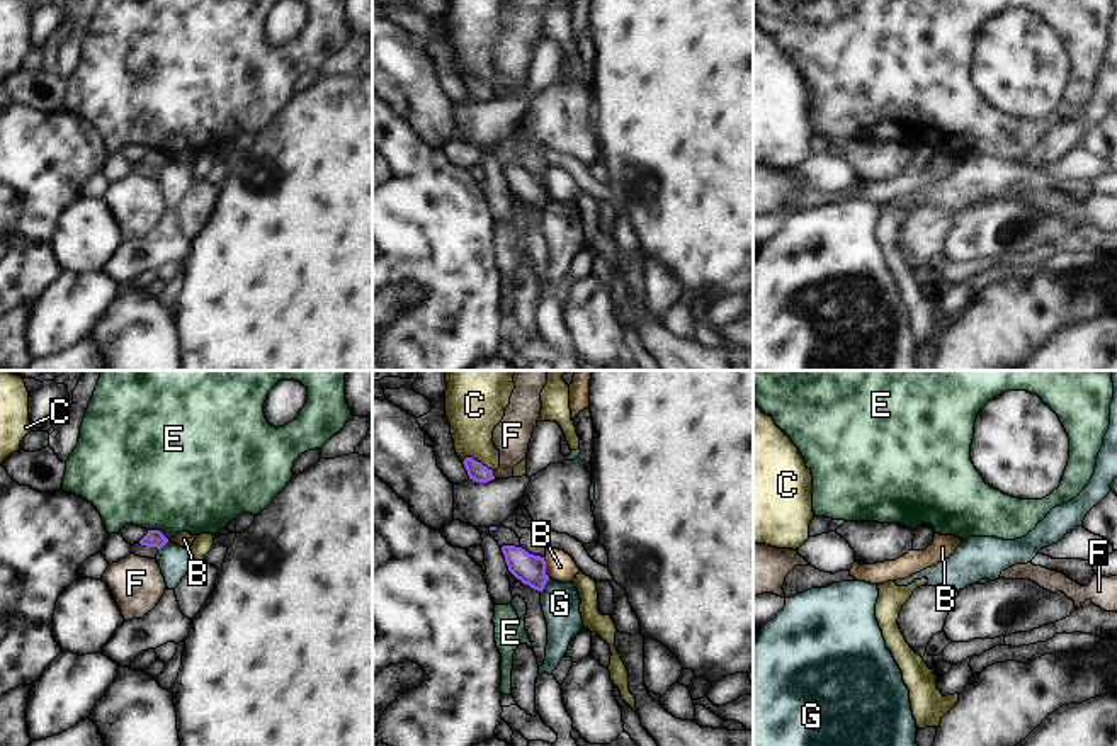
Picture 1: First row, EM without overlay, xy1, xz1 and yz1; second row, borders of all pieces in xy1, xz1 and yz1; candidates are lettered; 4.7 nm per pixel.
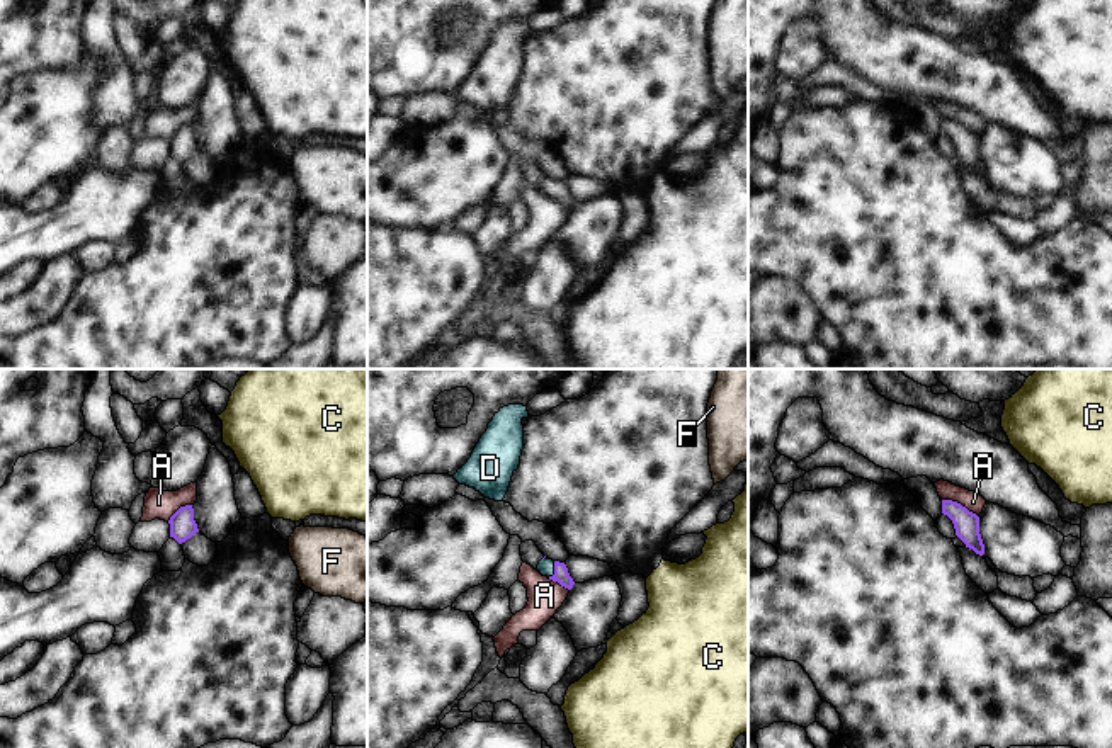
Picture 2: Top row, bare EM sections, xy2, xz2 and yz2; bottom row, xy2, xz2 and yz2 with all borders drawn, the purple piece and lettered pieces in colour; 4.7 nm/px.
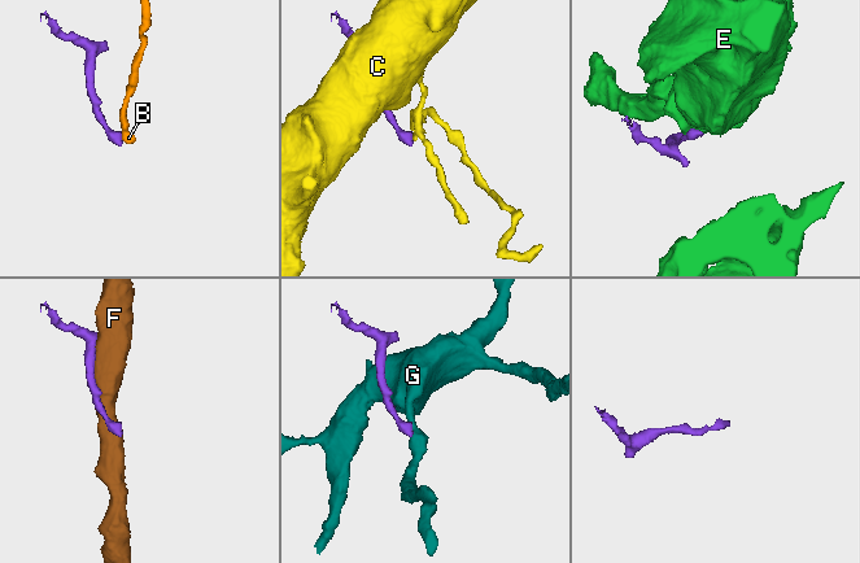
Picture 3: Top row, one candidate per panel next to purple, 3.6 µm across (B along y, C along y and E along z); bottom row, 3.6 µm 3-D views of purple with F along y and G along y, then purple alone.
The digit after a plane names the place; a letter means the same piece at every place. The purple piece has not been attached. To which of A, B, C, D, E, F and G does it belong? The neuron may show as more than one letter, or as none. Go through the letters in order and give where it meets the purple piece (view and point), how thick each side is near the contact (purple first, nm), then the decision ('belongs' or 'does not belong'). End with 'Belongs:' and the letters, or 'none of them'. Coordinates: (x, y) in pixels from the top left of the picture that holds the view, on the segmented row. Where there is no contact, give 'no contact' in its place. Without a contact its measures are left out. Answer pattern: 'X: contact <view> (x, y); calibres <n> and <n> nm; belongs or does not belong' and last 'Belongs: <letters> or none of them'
A: contact yz2 (959, 504); calibres 120 and 90 nm; does not belong
B: contact xz1 (544, 568); calibres 140 and 140 nm; does not belong
C: contact xz1 (476, 461); calibres 90 and 260 nm; does not belong
D: contact xz2 (555, 570); calibres 70 and 80 nm; belongs
E: contact xy1 (158, 531); calibres 80 and 500 nm; does not belong
F: contact xz1 (493, 476); calibres 90 and 180 nm; does not belong
G: contact xz1 (544, 585); calibres 140 and 180 nm; does not belong
Belongs: D

